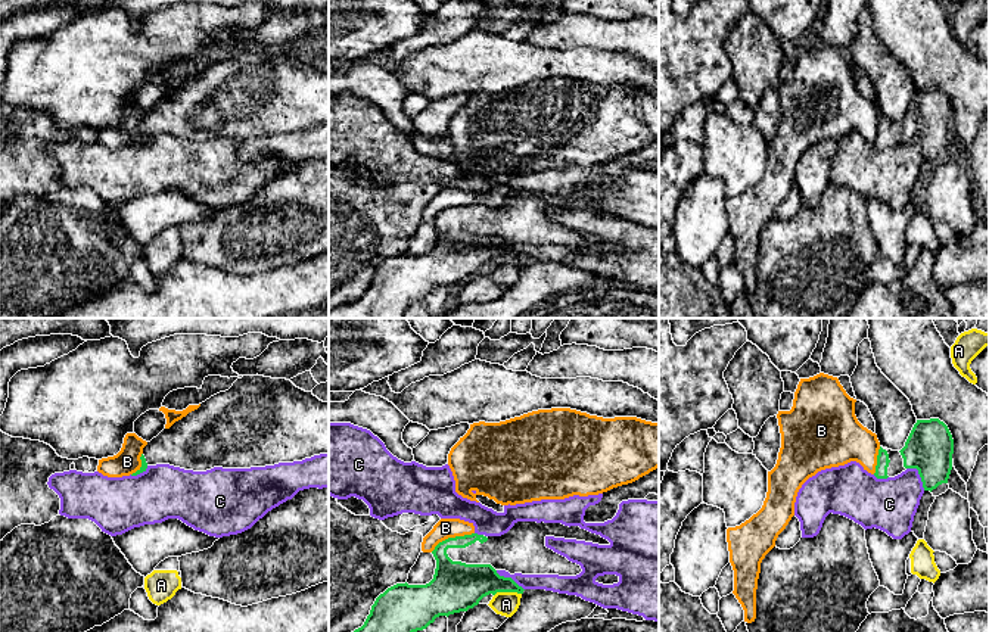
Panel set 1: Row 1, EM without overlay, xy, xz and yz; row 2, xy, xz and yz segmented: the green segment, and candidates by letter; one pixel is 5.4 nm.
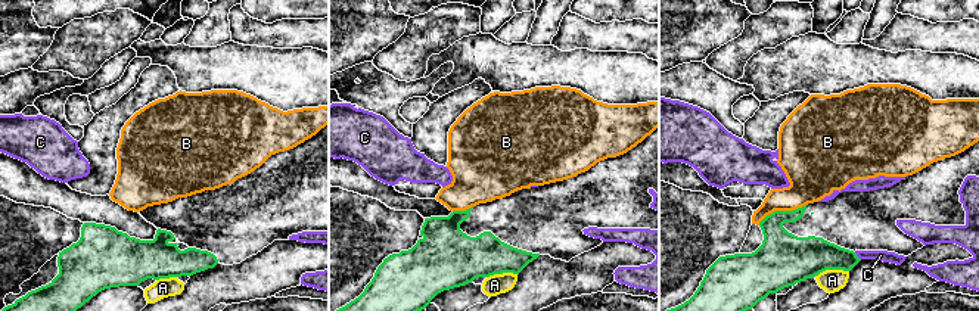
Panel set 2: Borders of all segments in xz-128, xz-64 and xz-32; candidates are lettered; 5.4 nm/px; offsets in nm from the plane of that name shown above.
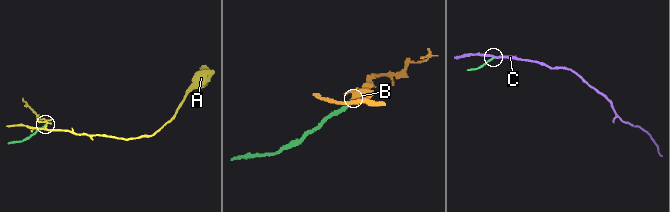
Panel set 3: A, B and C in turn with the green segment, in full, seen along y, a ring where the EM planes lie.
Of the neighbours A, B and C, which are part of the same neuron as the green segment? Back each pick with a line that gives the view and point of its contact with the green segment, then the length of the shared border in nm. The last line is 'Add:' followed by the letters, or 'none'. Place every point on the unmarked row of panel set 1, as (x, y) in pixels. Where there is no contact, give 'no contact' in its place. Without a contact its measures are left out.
Add: none

